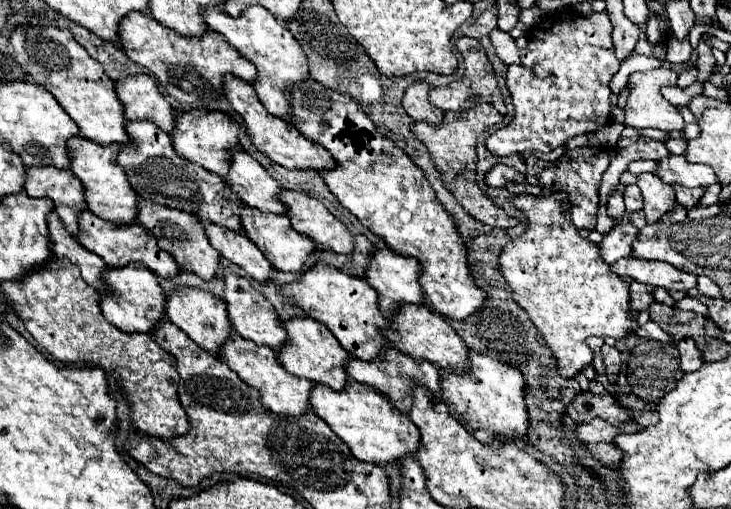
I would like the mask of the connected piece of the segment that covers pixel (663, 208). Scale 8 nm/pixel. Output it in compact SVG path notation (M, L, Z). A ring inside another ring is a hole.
M641 173L637 175L637 185L643 193L645 199L645 217L647 223L657 223L665 213L669 213L677 201L675 201L675 191L671 185L663 183L659 177L655 177L653 173Z

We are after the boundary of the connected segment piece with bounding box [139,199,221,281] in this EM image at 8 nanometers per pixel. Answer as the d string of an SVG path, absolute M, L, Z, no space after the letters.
M141 199L141 203L139 203L139 223L155 235L159 247L163 251L171 253L181 269L199 275L203 281L215 279L215 271L217 271L221 255L209 243L205 227L195 215L179 213L177 209L167 209L165 205L151 205L151 201L143 201Z

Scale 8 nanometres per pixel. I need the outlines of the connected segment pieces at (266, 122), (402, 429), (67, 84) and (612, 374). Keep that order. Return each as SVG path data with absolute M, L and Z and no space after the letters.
M225 77L225 97L231 101L233 109L245 119L245 127L251 133L251 139L255 143L255 147L265 153L271 161L279 163L285 169L299 169L299 171L327 171L327 169L335 169L335 159L331 157L331 153L327 153L327 149L311 143L309 139L305 139L293 125L285 123L283 119L271 115L263 103L259 101L255 89L251 83L239 81L237 77Z
M351 379L351 385L347 385L343 393L335 393L333 389L327 389L327 385L315 385L311 391L311 405L313 411L349 445L351 453L359 461L387 465L419 451L421 435L415 423L409 421L409 417L403 417L403 413L399 413L383 393L377 393L363 383Z
M17 27L9 37L9 53L31 75L31 79L43 85L69 117L79 125L81 137L99 145L131 145L125 125L125 109L115 93L115 83L105 75L99 61L73 39L67 29L55 27Z
M603 345L601 353L603 353L605 367L607 367L607 379L609 379L611 383L615 383L615 381L617 381L619 371L621 371L621 351L617 351L615 347Z

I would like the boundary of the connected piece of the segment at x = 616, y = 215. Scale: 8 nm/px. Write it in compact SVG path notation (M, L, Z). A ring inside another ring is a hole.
M615 191L615 193L609 197L607 215L611 217L613 223L617 223L619 219L623 219L623 215L625 215L625 205L623 205L623 195L621 195L619 191Z

